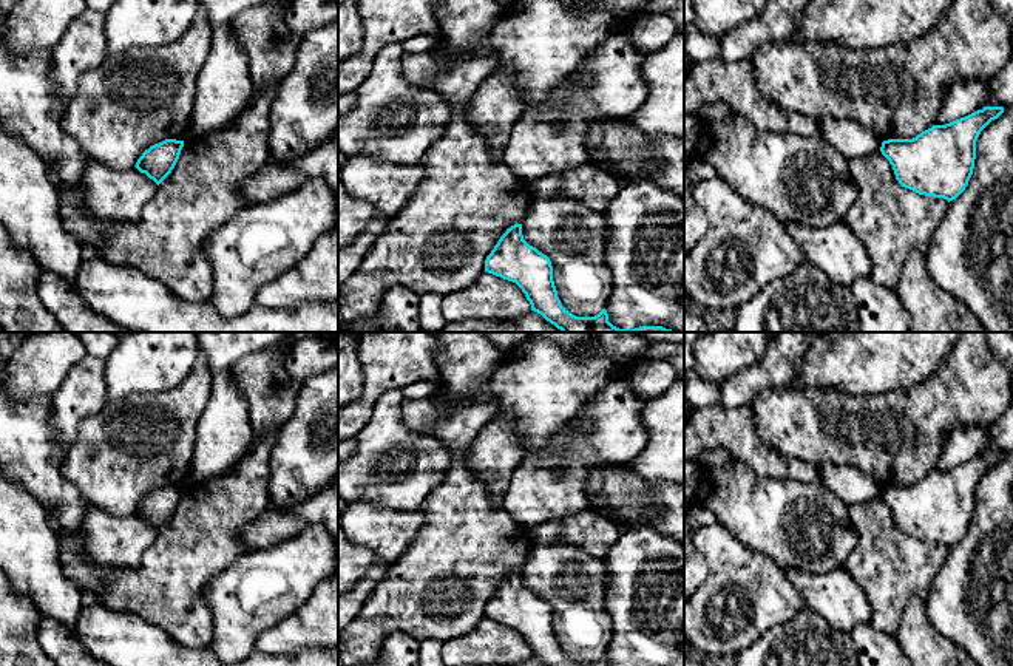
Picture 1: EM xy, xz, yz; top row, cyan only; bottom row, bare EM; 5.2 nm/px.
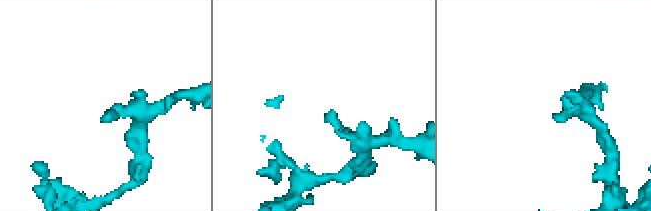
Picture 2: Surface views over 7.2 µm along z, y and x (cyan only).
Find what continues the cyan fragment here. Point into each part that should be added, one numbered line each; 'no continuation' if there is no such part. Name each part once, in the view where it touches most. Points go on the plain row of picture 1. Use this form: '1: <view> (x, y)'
no continuation

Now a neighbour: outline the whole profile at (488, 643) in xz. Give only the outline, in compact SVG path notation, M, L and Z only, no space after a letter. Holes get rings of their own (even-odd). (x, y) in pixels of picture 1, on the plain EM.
M483 618L471 632L442 643L445 666L514 666L531 657L522 635L508 626Z

